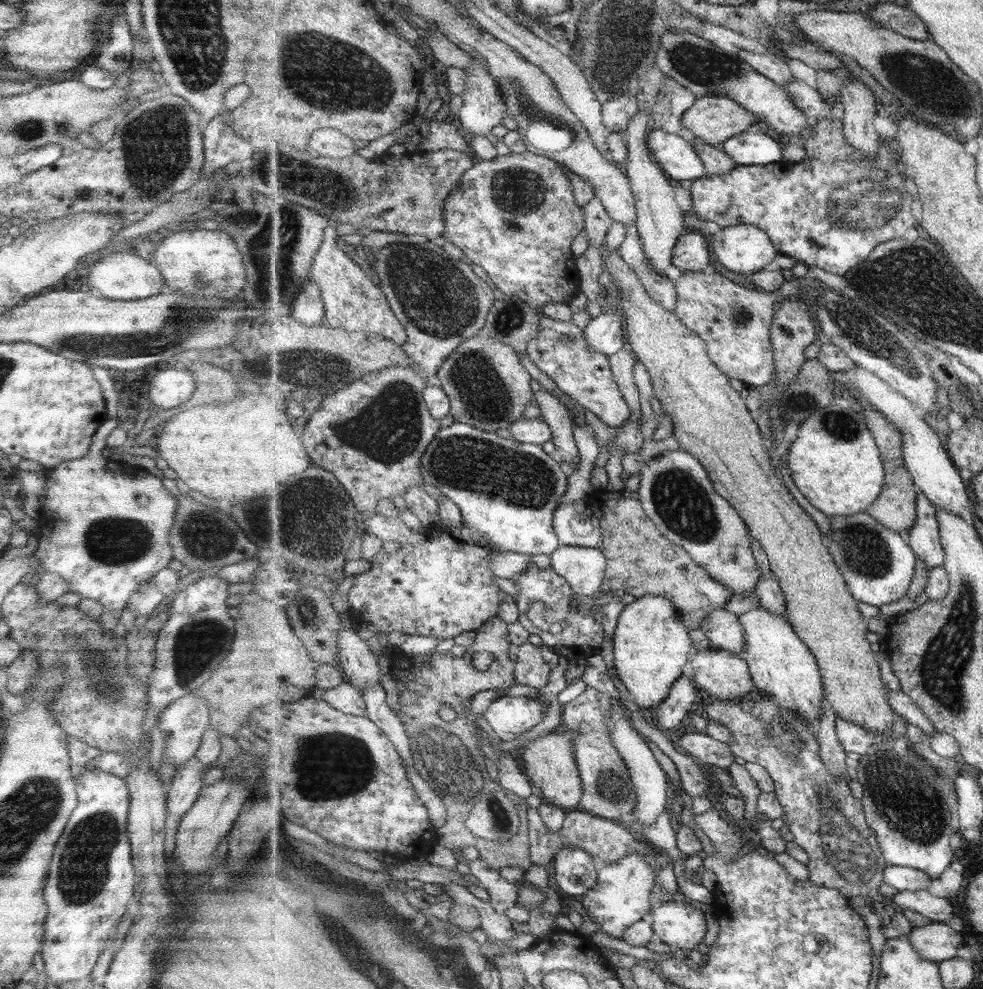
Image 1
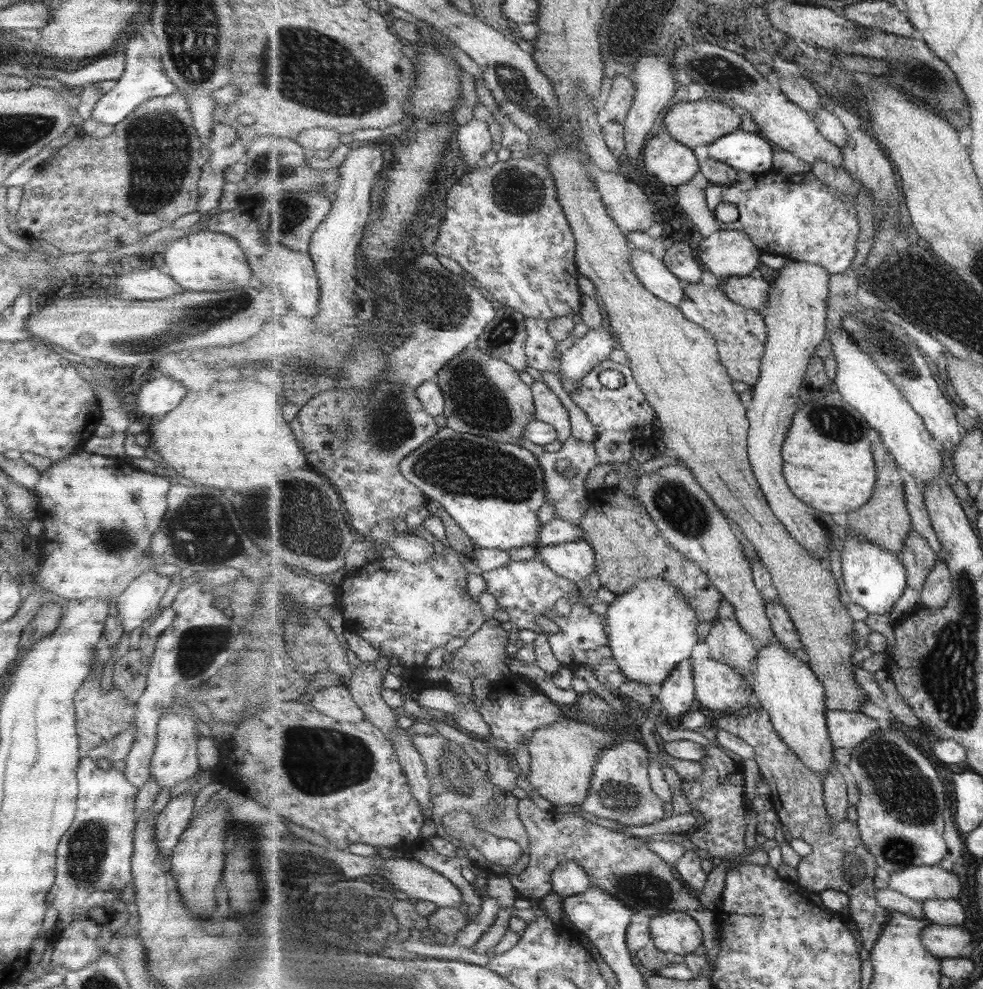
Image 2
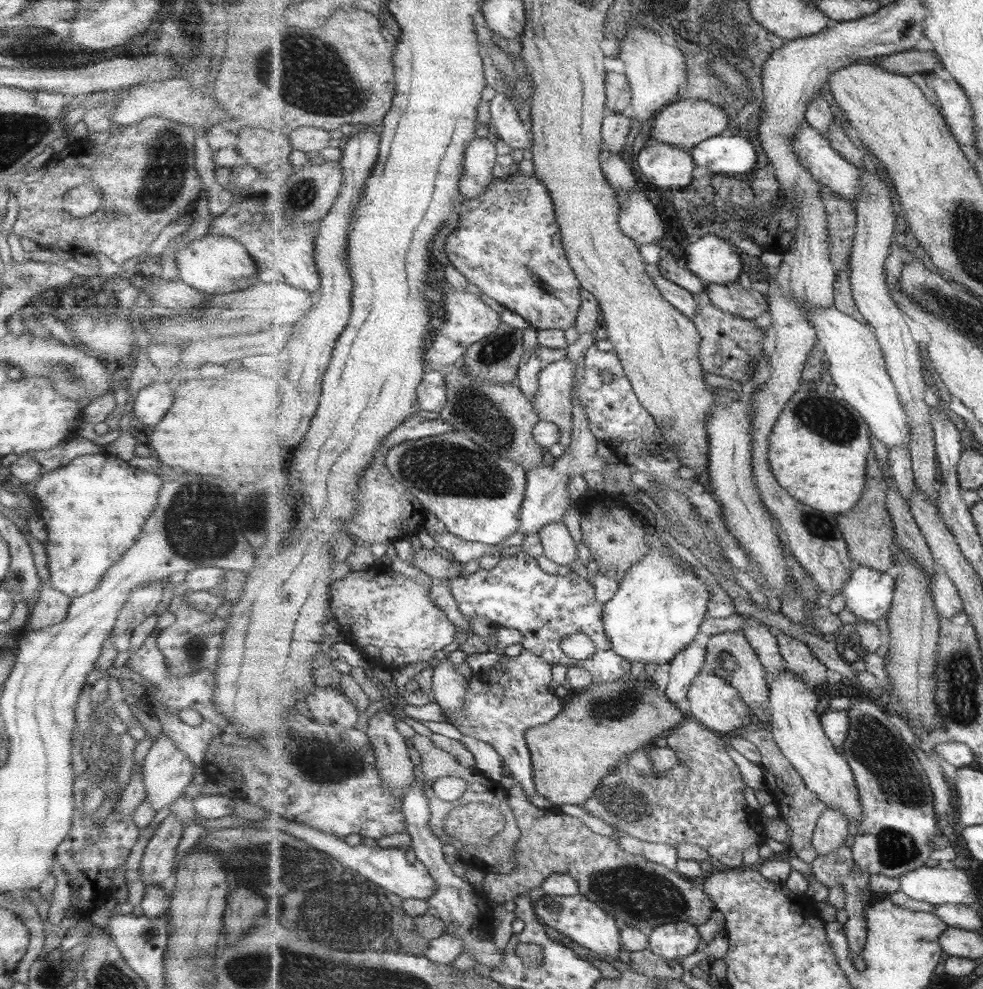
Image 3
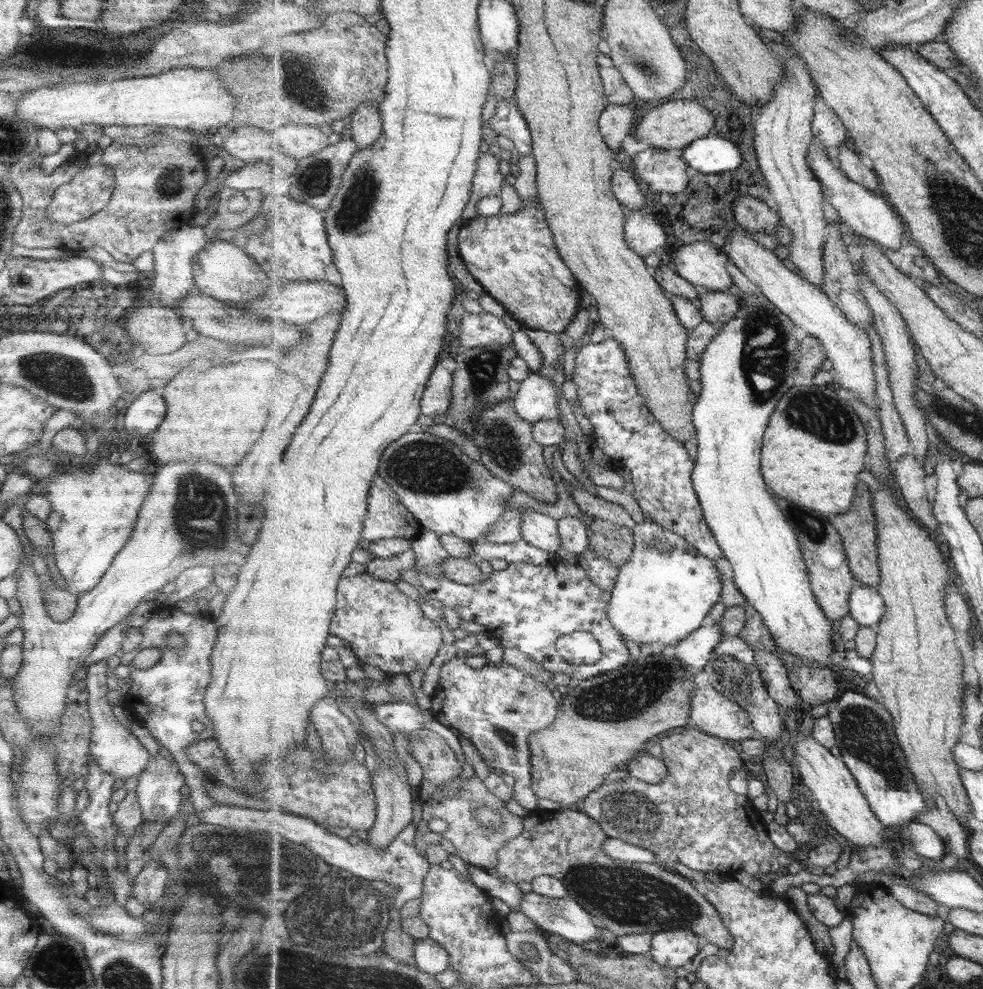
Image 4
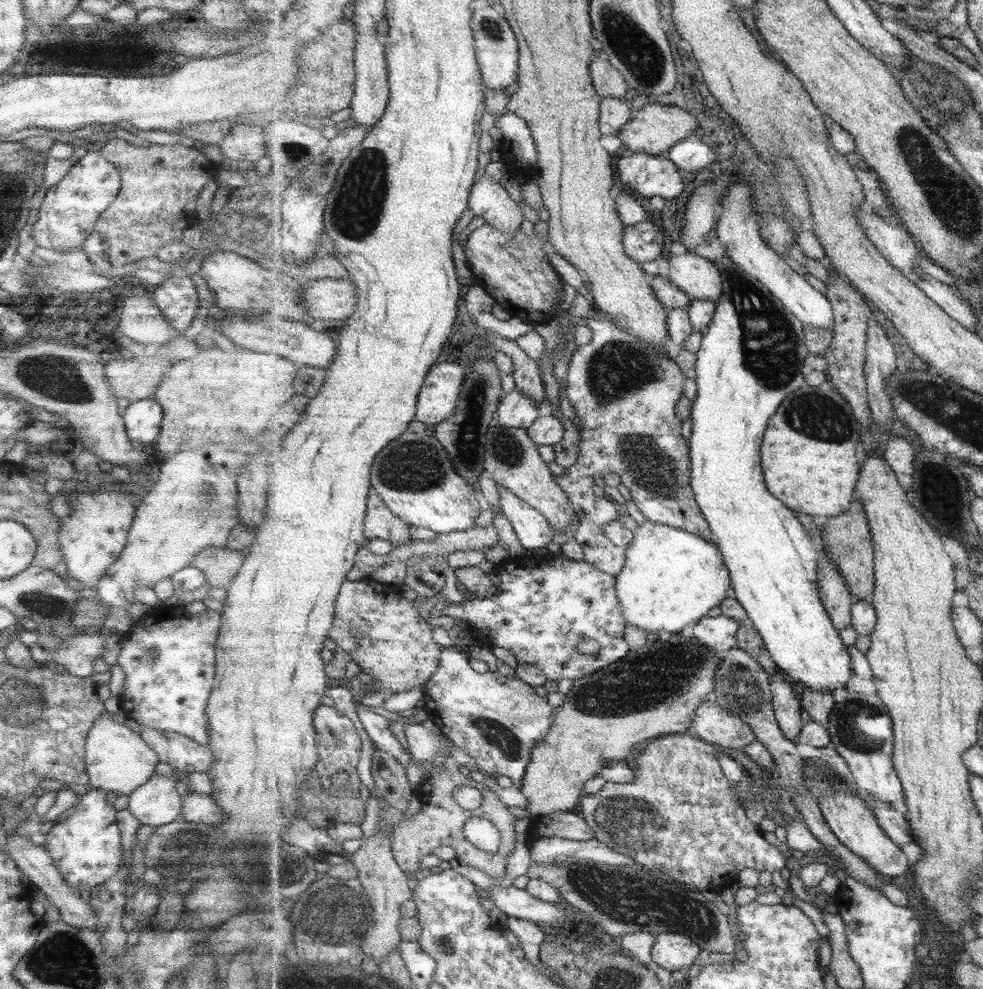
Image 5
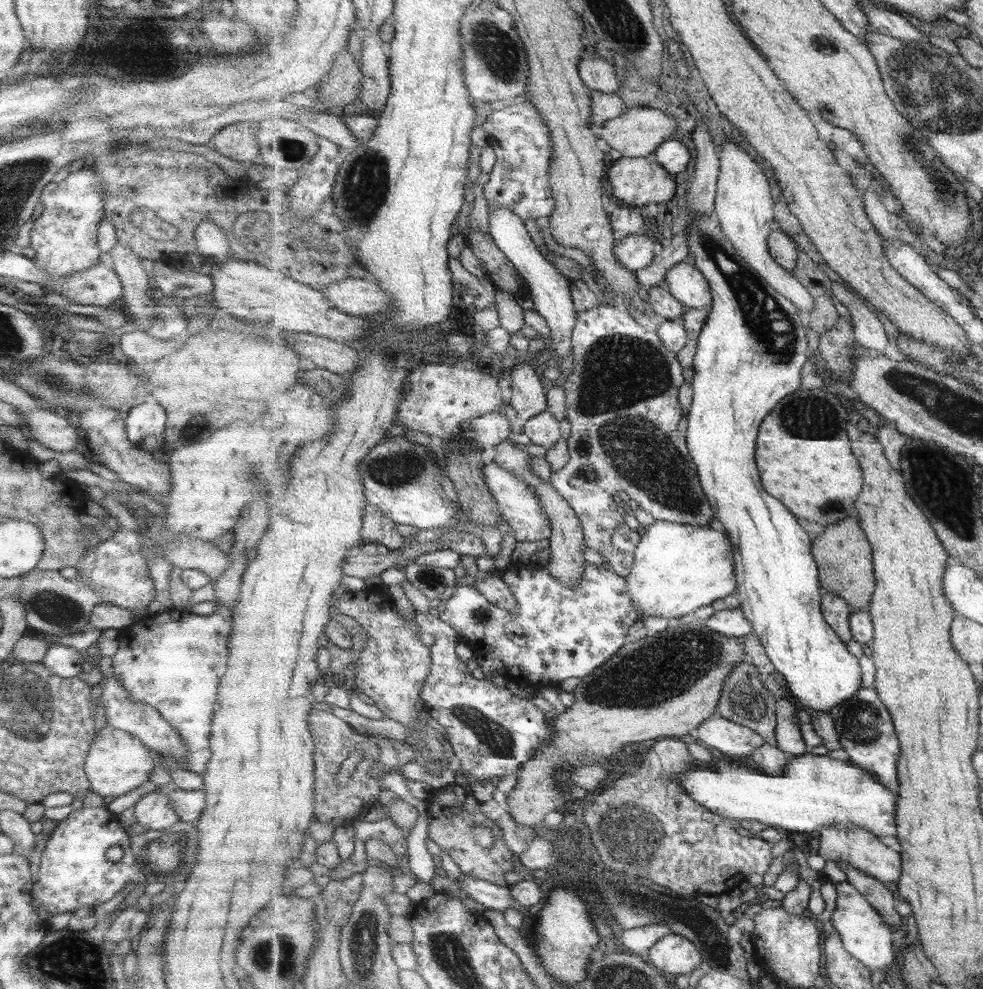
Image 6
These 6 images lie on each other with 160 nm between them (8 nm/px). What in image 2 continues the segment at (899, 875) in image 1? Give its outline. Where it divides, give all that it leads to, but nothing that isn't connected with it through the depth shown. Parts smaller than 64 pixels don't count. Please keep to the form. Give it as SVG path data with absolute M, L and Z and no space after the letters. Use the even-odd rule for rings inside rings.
M910 866L891 872L889 888L917 901L961 898L963 884L957 874L937 866Z

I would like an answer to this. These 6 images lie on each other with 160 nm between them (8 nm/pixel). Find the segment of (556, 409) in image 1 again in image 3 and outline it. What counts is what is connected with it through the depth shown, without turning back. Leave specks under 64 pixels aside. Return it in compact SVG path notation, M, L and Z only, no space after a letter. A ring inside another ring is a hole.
M526 333L524 337L525 354L522 356L518 370L519 386L532 398L538 391L539 373L547 366L543 360L533 355L535 344L539 345L538 337L535 333Z

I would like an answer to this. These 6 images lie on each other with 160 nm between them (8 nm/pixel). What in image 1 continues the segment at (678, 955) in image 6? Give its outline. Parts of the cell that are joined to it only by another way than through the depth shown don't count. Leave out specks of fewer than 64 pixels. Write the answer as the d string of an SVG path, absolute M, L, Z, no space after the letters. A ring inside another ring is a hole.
M664 901L660 907L652 908L651 915L657 939L673 946L678 953L694 950L705 940L706 914L689 901Z

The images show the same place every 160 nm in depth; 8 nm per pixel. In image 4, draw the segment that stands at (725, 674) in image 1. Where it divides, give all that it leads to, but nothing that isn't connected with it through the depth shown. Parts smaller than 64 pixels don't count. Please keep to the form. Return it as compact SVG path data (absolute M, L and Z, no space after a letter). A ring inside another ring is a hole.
M710 685L704 688L696 688L693 695L691 695L691 702L692 711L688 727L733 742L749 756L756 757L765 754L767 743L758 736L758 730L752 723L750 712L743 709L743 706L731 701L731 698L723 696L719 693L719 690Z

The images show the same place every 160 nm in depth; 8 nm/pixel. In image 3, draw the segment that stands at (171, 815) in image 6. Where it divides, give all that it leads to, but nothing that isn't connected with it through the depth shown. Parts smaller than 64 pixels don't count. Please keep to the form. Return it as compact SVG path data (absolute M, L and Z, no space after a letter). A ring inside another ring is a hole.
M161 732L151 743L143 765L140 769L141 780L144 788L144 799L149 802L149 806L157 812L170 804L182 795L182 790L192 782L194 773L193 765L183 756L183 753Z

